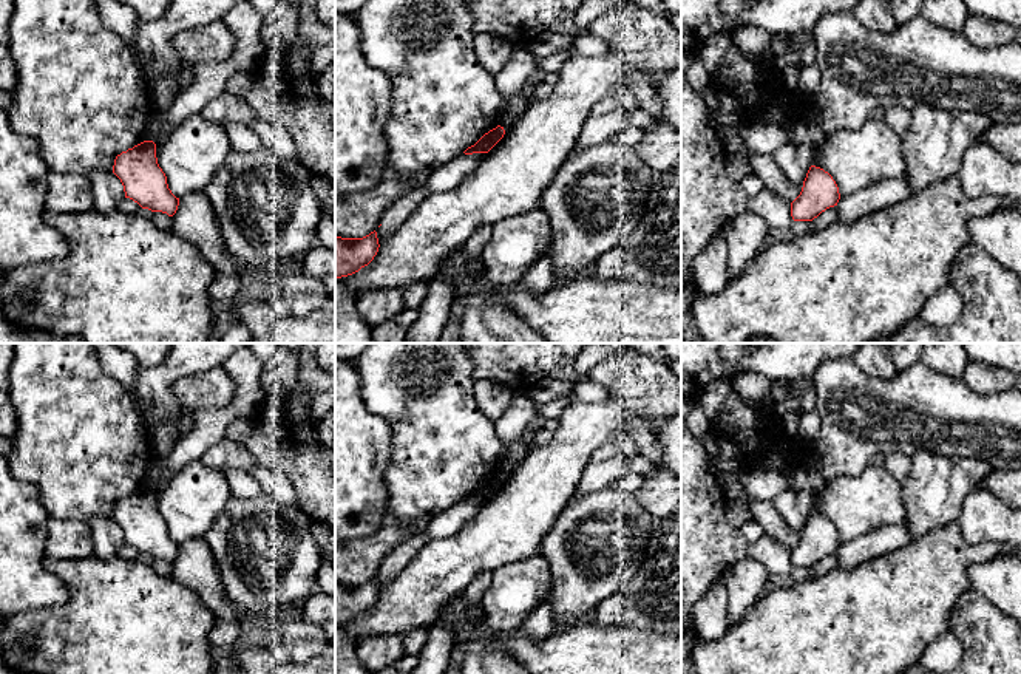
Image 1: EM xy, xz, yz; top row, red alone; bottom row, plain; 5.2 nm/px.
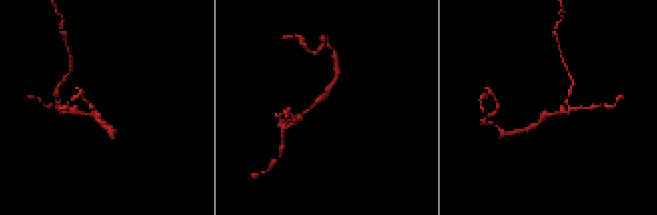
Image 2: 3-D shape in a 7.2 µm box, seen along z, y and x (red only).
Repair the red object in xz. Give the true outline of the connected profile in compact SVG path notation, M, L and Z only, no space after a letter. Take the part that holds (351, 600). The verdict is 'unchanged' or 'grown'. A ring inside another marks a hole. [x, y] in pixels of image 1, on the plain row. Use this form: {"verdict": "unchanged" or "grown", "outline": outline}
{"verdict": "unchanged", "outline": "M375 577L363 584L335 583L335 625L352 621L368 612L378 594Z"}

